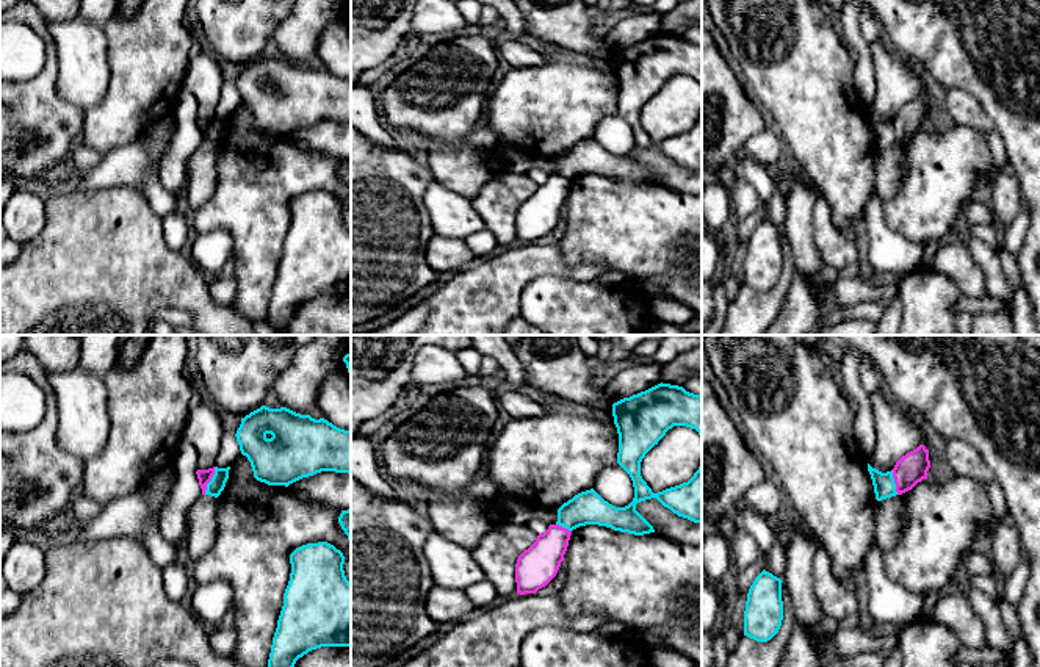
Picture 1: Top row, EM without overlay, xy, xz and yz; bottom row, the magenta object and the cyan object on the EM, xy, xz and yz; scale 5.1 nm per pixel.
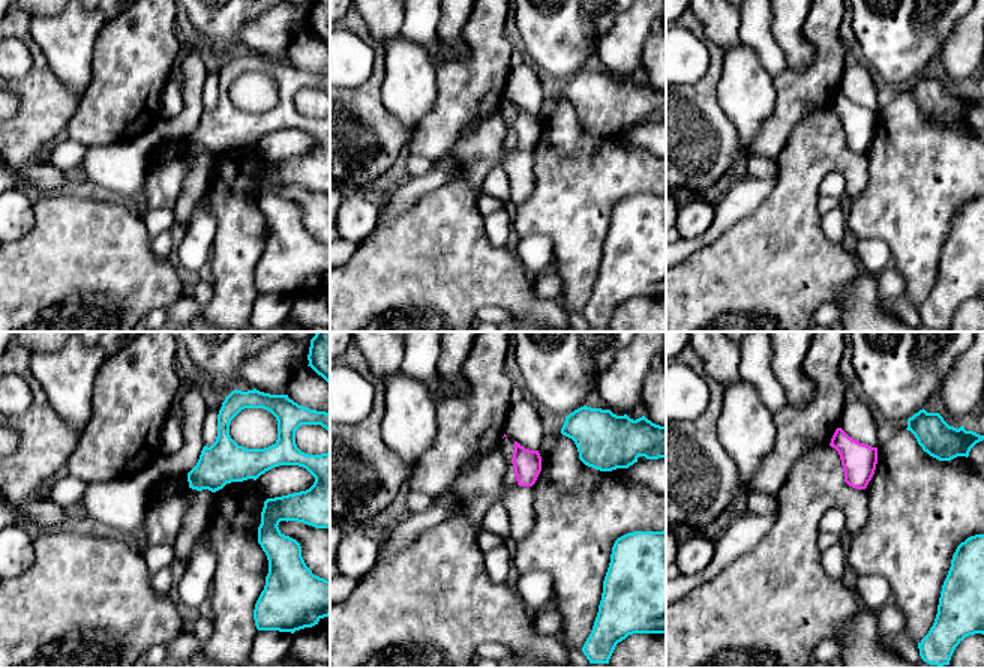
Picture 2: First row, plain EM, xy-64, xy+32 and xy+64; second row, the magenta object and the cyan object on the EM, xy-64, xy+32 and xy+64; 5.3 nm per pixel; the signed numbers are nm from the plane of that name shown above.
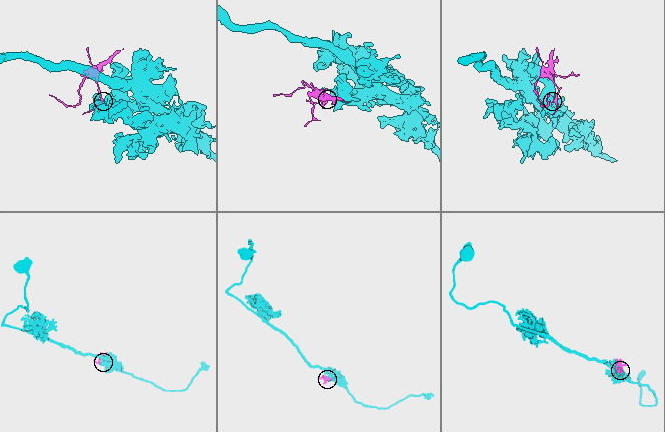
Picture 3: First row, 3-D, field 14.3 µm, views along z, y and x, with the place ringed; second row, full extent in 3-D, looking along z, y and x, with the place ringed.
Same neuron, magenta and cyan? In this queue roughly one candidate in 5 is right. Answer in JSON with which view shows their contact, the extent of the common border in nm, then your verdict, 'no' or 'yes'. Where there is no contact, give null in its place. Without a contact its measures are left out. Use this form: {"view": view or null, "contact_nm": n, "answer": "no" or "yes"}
{"view": "xy", "contact_nm": 160, "answer": "no"}

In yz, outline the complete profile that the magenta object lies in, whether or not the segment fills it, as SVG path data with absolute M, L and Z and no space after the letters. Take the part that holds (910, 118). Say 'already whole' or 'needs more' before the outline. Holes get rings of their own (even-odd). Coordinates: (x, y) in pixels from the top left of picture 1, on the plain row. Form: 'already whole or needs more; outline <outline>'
already whole; outline M924 94L902 105L891 119L897 144L912 139L918 132L927 128L929 117L929 99Z

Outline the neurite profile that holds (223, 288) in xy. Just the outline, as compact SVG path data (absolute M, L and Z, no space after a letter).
M226 272L210 279L208 291L216 304L232 305L237 296L237 282L230 272Z

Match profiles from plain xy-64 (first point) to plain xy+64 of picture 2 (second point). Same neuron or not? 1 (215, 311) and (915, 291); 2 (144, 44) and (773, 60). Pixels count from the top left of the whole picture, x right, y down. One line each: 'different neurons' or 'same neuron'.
1: same neuron
2: different neurons

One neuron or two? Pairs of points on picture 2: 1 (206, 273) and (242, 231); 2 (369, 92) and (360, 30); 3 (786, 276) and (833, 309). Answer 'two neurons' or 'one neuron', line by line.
1: two neurons
2: one neuron
3: two neurons

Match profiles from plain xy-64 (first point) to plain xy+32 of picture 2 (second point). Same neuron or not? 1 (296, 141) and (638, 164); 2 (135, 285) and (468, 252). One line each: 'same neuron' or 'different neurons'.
1: different neurons
2: same neuron

